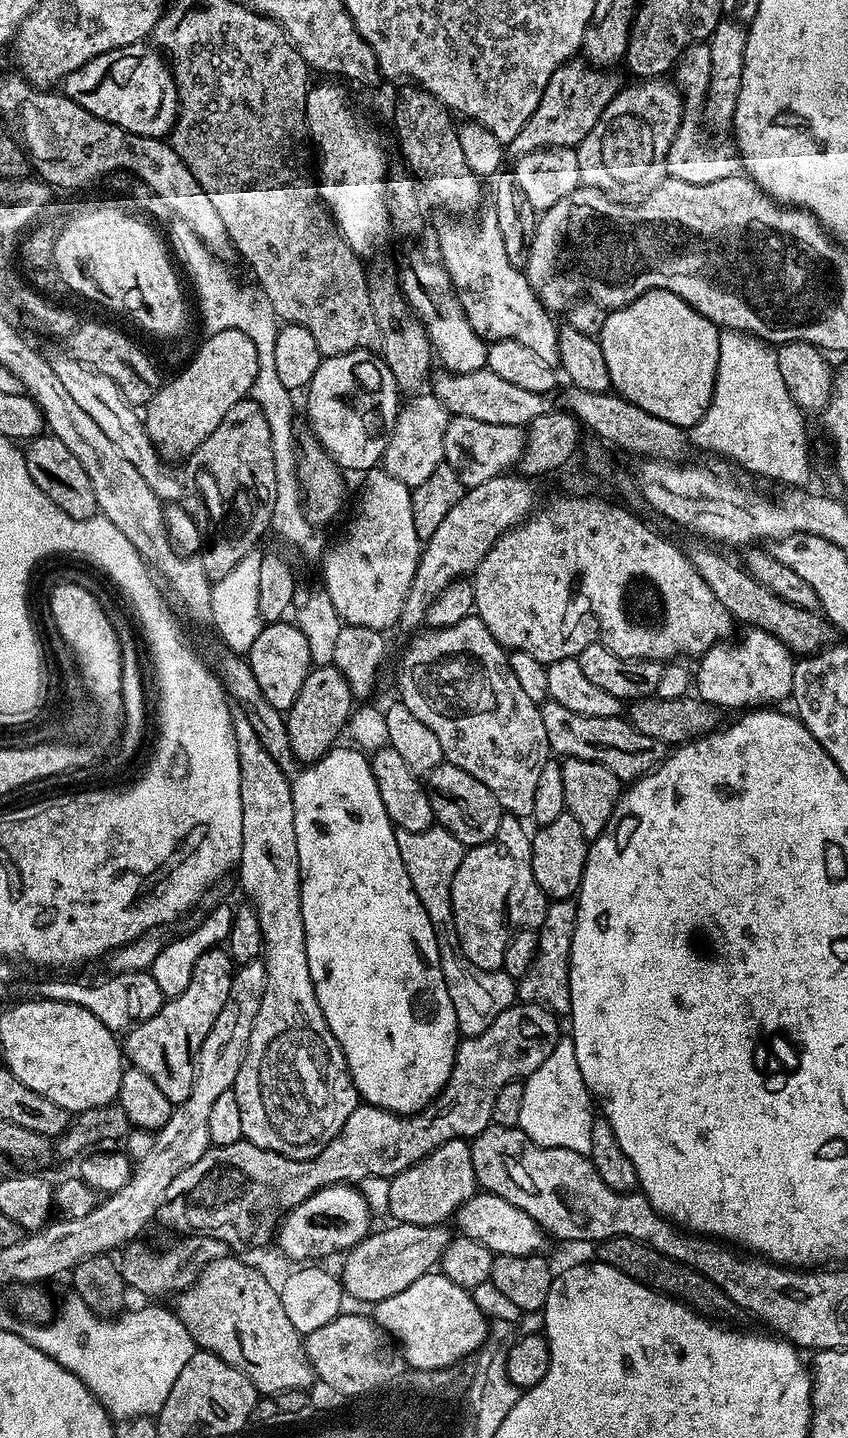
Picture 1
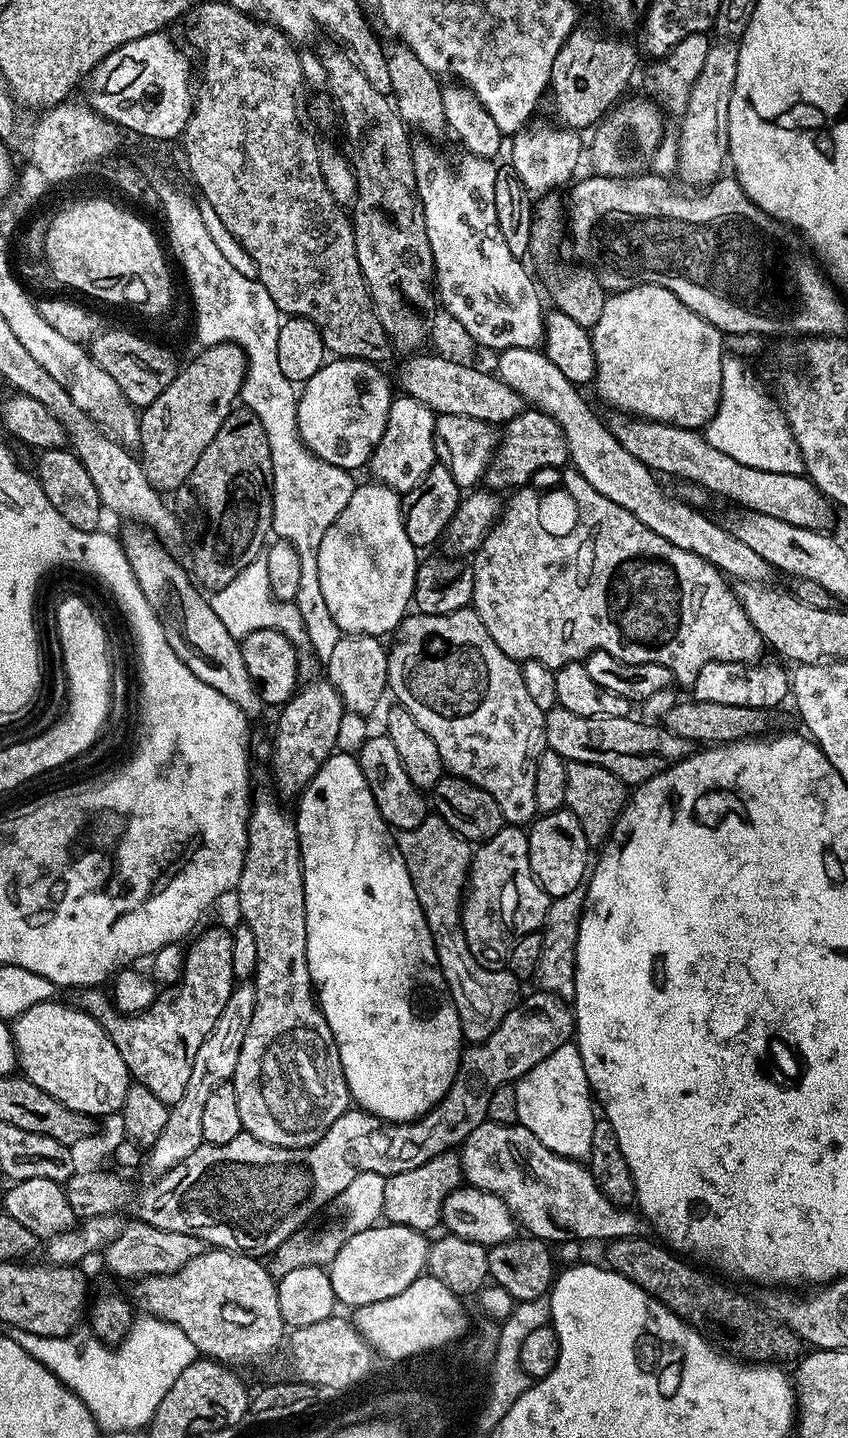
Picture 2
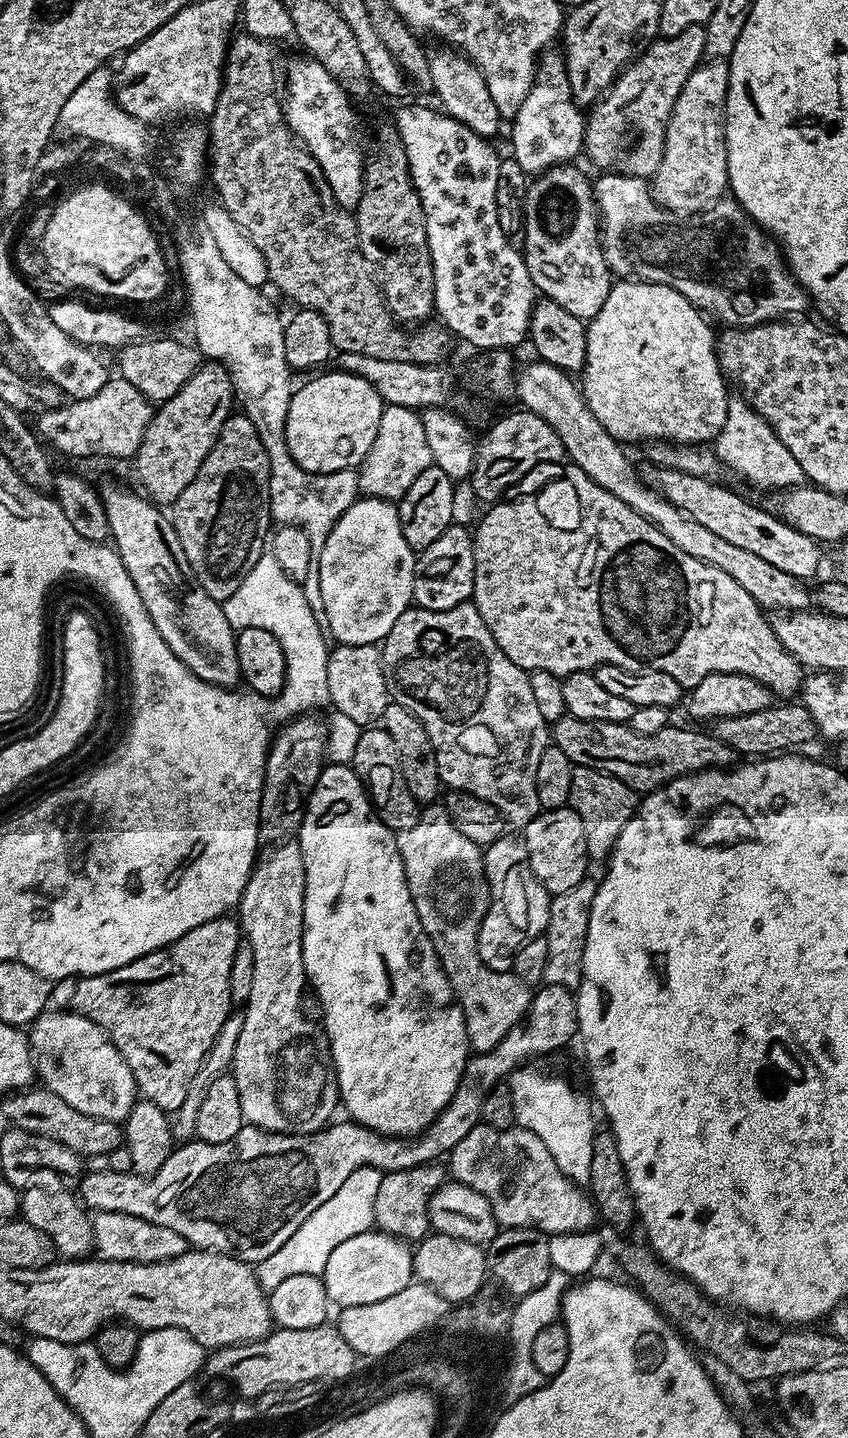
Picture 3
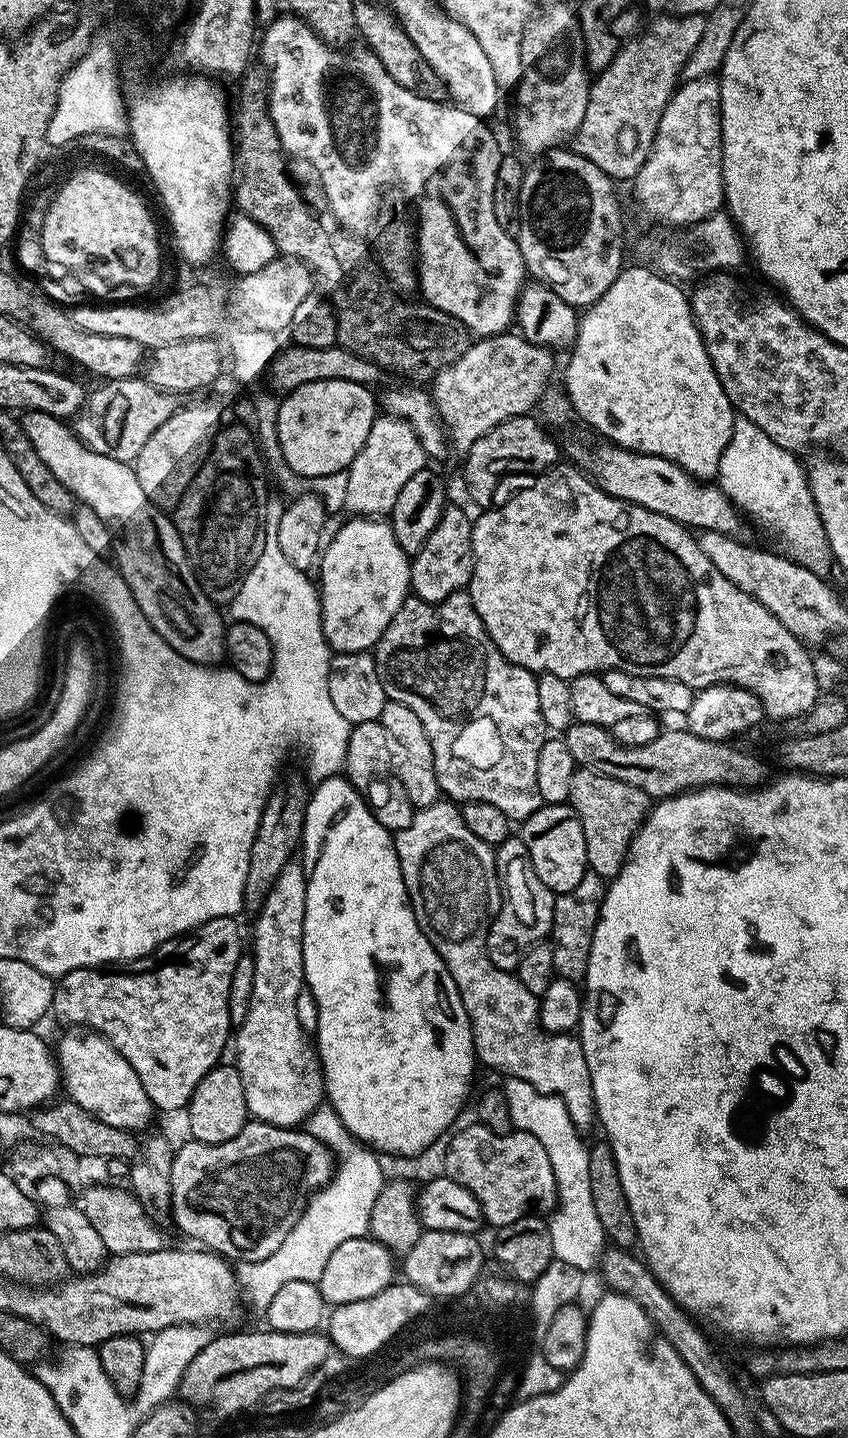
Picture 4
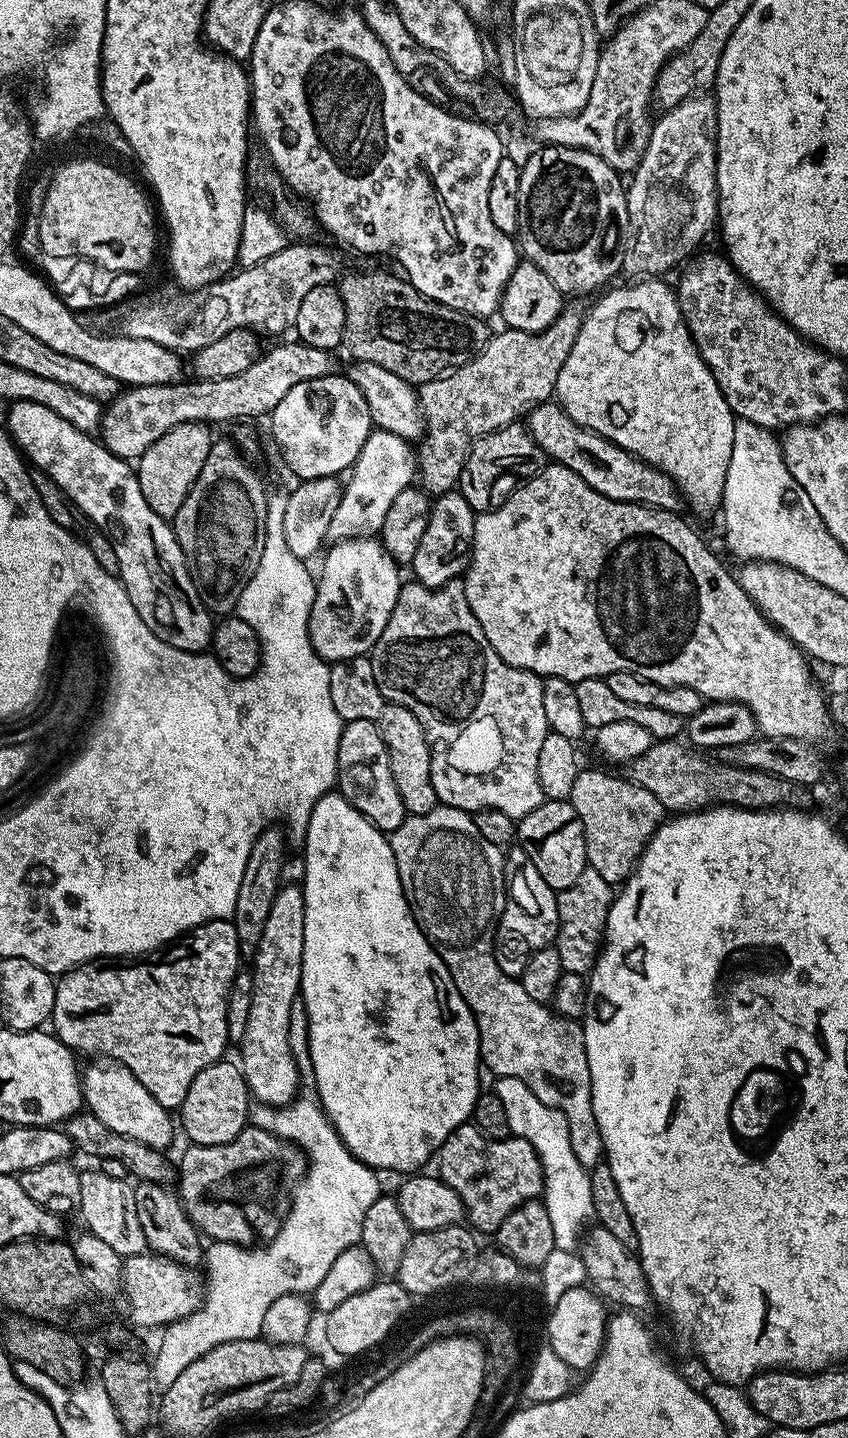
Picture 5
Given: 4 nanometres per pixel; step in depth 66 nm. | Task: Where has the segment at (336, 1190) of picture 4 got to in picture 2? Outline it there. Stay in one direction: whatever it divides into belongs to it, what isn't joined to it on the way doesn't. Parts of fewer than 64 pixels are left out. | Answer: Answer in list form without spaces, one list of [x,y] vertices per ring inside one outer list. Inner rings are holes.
[[[358,1174],[358,1178],[354,1178],[354,1182],[350,1182],[350,1186],[346,1186],[344,1193],[338,1197],[338,1204],[344,1207],[344,1228],[328,1228],[325,1232],[320,1232],[317,1236],[312,1236],[309,1240],[300,1240],[301,1238],[293,1238],[286,1241],[284,1245],[277,1248],[274,1253],[276,1259],[277,1273],[283,1274],[301,1268],[302,1266],[328,1266],[332,1263],[333,1258],[338,1254],[338,1250],[342,1247],[344,1240],[347,1239],[349,1233],[354,1233],[367,1228],[374,1227],[384,1214],[384,1181],[385,1177],[378,1174]]]

